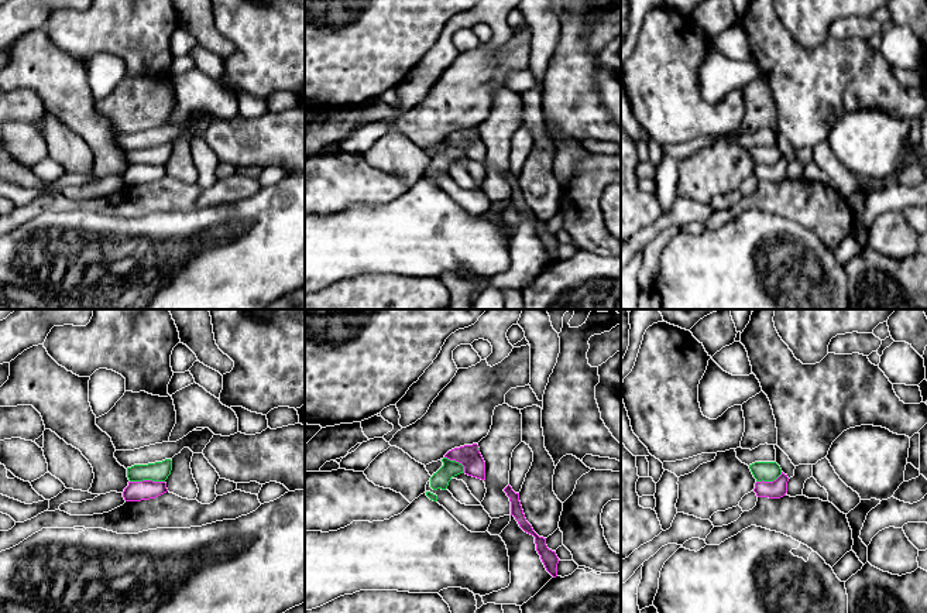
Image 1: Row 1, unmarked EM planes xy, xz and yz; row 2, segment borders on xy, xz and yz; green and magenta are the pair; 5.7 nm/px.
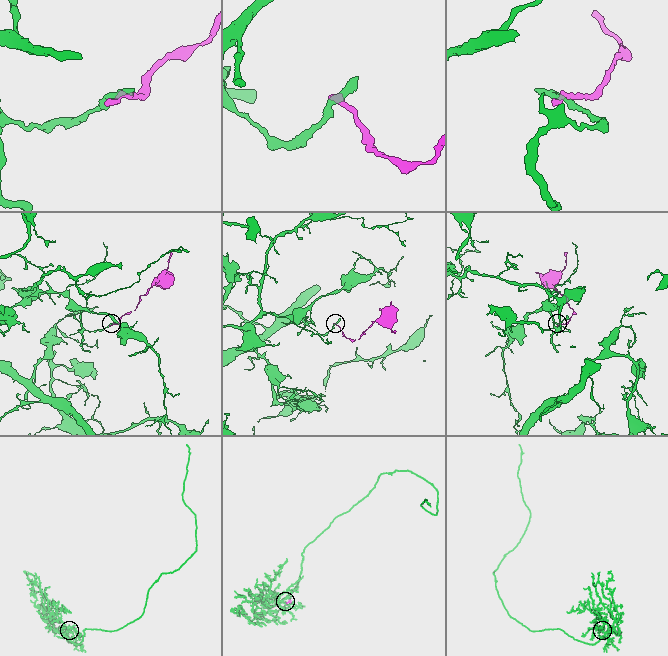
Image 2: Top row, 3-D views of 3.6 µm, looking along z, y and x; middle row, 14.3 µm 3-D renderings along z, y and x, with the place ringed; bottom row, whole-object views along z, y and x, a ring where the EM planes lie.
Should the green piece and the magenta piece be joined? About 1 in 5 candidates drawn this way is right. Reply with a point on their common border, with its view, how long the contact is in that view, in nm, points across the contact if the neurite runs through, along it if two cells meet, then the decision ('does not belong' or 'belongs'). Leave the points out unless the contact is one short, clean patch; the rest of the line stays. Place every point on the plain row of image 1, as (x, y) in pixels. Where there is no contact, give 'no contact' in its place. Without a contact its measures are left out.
meets green in xy at (147, 163); contact 200 nm long; border along xy (164, 164), (130, 165); does not belong

